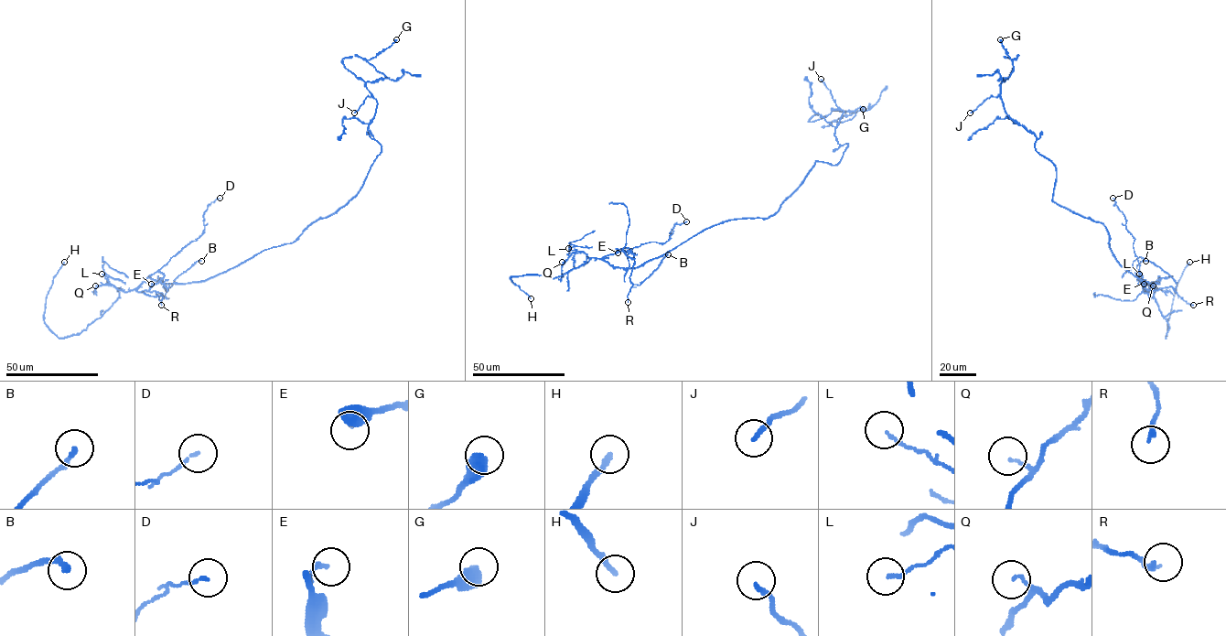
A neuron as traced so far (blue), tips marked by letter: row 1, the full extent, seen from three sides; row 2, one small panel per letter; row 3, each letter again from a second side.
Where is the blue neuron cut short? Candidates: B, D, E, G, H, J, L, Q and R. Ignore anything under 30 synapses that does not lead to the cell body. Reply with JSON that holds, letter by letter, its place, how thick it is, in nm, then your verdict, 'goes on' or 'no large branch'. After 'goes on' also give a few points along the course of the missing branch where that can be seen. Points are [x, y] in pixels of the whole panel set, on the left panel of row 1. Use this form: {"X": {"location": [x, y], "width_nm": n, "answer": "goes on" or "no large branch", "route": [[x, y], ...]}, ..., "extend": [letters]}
{"B": {"location": [201, 261], "width_nm": 200, "answer": "no large branch"}, "D": {"location": [220, 198], "width_nm": 110, "answer": "no large branch"}, "E": {"location": [151, 284], "width_nm": 120, "answer": "no large branch"}, "G": {"location": [396, 39], "width_nm": 550, "answer": "no large branch"}, "H": {"location": [64, 262], "width_nm": 190, "answer": "goes on", "route": [[64, 262], [71, 261], [86, 229]]}, "J": {"location": [354, 113], "width_nm": 190, "answer": "no large branch"}, "L": {"location": [102, 274], "width_nm": 110, "answer": "no large branch"}, "Q": {"location": [95, 285], "width_nm": 90, "answer": "no large branch"}, "R": {"location": [161, 305], "width_nm": 180, "answer": "no large branch"}, "extend": ["H"]}

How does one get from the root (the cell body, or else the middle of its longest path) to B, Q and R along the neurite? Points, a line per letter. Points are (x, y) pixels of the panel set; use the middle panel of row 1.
B: (742, 219), (707, 228), (635, 268), (604, 260), (629, 251), (629, 280), (639, 285), (668, 254)
Q: (742, 219), (707, 228), (635, 268), (613, 267), (602, 259), (588, 258), (576, 251), (562, 262)
R: (742, 219), (707, 228), (635, 268), (613, 267), (604, 260), (605, 256), (620, 251), (634, 254), (628, 302)

